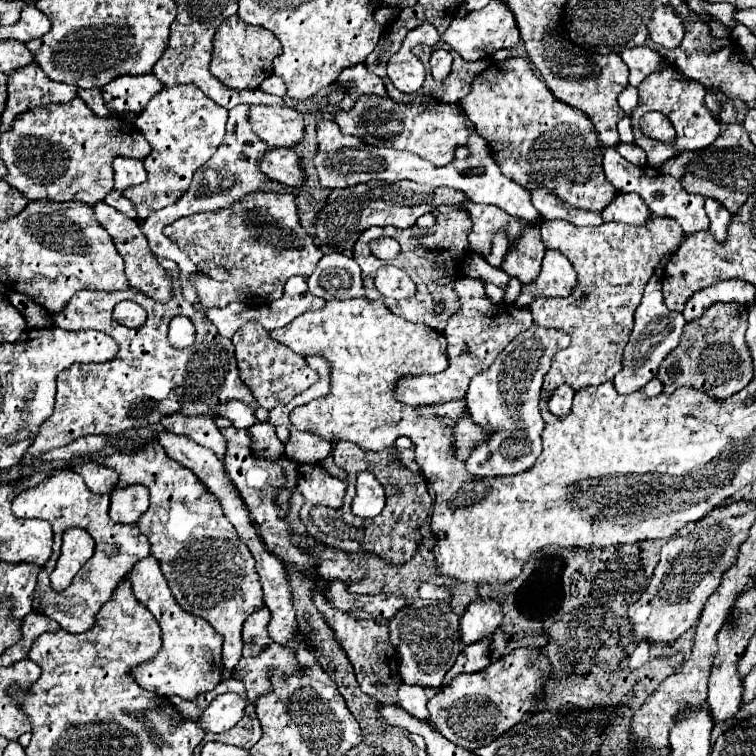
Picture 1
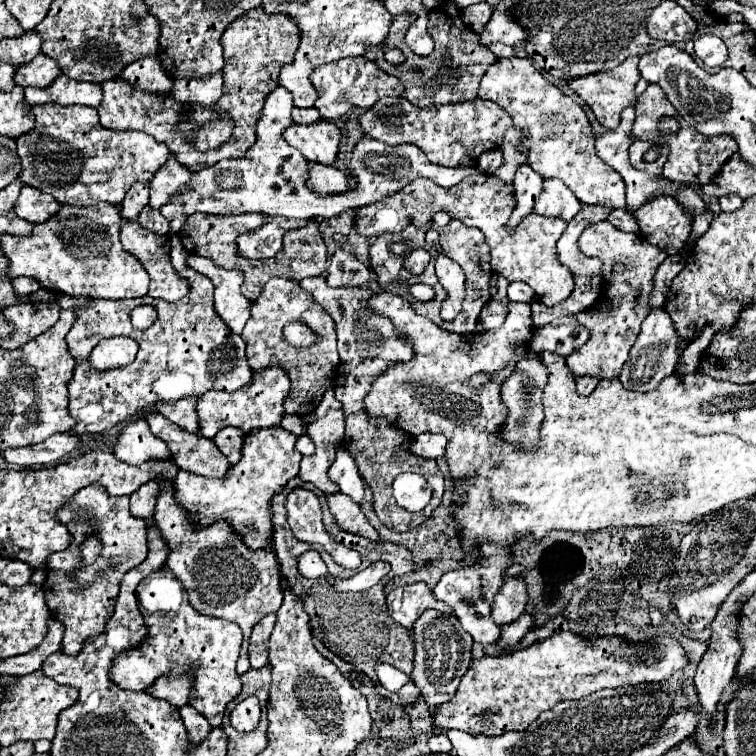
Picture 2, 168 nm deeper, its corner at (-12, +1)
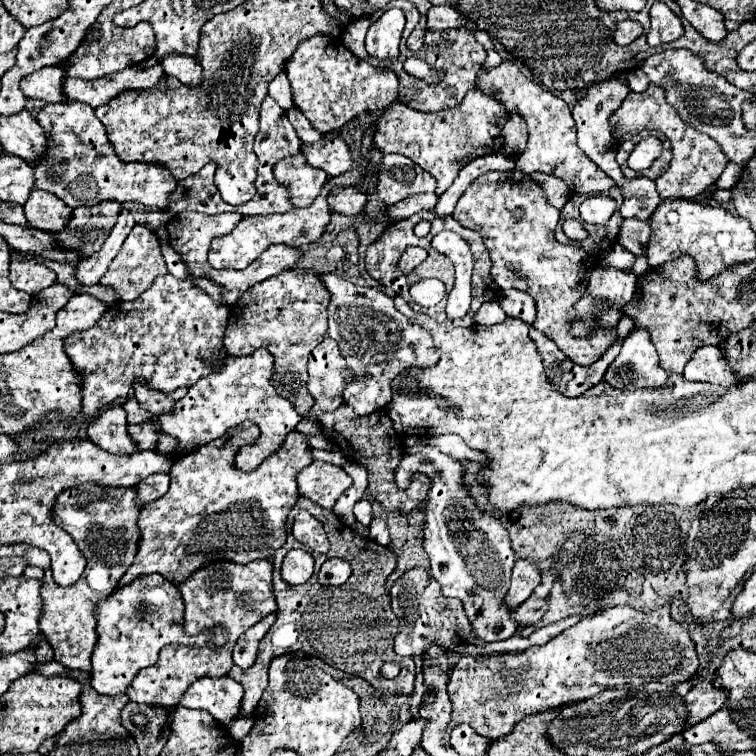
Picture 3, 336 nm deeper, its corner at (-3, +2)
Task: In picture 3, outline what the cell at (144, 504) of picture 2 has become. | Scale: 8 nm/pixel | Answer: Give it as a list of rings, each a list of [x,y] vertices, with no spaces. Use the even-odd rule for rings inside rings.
[[[153,474],[137,484],[137,502],[147,504],[161,498],[169,488],[169,474]]]

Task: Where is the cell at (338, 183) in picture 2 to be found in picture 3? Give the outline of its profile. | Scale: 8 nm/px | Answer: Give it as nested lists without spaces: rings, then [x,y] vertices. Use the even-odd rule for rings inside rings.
[[[337,188],[329,194],[329,204],[335,212],[345,214],[345,216],[365,216],[365,206],[367,206],[367,196],[359,192],[357,188]]]

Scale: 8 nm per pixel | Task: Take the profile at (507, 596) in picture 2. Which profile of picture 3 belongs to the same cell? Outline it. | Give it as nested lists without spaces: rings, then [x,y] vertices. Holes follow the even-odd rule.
[[[527,558],[517,560],[511,576],[511,588],[505,596],[505,604],[509,608],[517,608],[531,596],[531,592],[539,584],[541,584],[541,572],[535,568],[535,564]]]

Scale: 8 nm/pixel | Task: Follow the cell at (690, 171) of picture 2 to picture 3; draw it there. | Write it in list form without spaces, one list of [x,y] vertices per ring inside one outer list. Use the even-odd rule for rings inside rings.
[[[649,84],[649,88],[641,94],[629,92],[629,96],[623,100],[623,104],[613,112],[609,124],[611,124],[613,140],[617,144],[637,136],[643,130],[659,130],[671,140],[671,148],[673,148],[671,166],[667,168],[665,174],[661,174],[661,178],[655,180],[657,192],[663,200],[693,200],[693,198],[701,196],[703,192],[707,192],[707,188],[711,188],[717,182],[717,178],[721,176],[721,172],[725,170],[725,166],[729,162],[727,156],[723,154],[721,146],[713,138],[697,132],[693,126],[689,126],[687,122],[681,120],[681,116],[675,112],[675,108],[671,108],[667,104],[663,88],[659,88],[657,84]]]

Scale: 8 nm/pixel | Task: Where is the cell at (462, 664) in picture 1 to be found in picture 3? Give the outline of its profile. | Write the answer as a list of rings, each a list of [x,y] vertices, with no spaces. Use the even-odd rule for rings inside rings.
[[[533,594],[533,596],[527,598],[521,606],[515,608],[513,618],[515,618],[521,626],[531,626],[531,624],[539,622],[545,612],[547,612],[547,600],[545,600],[545,598],[537,598],[537,596]]]

